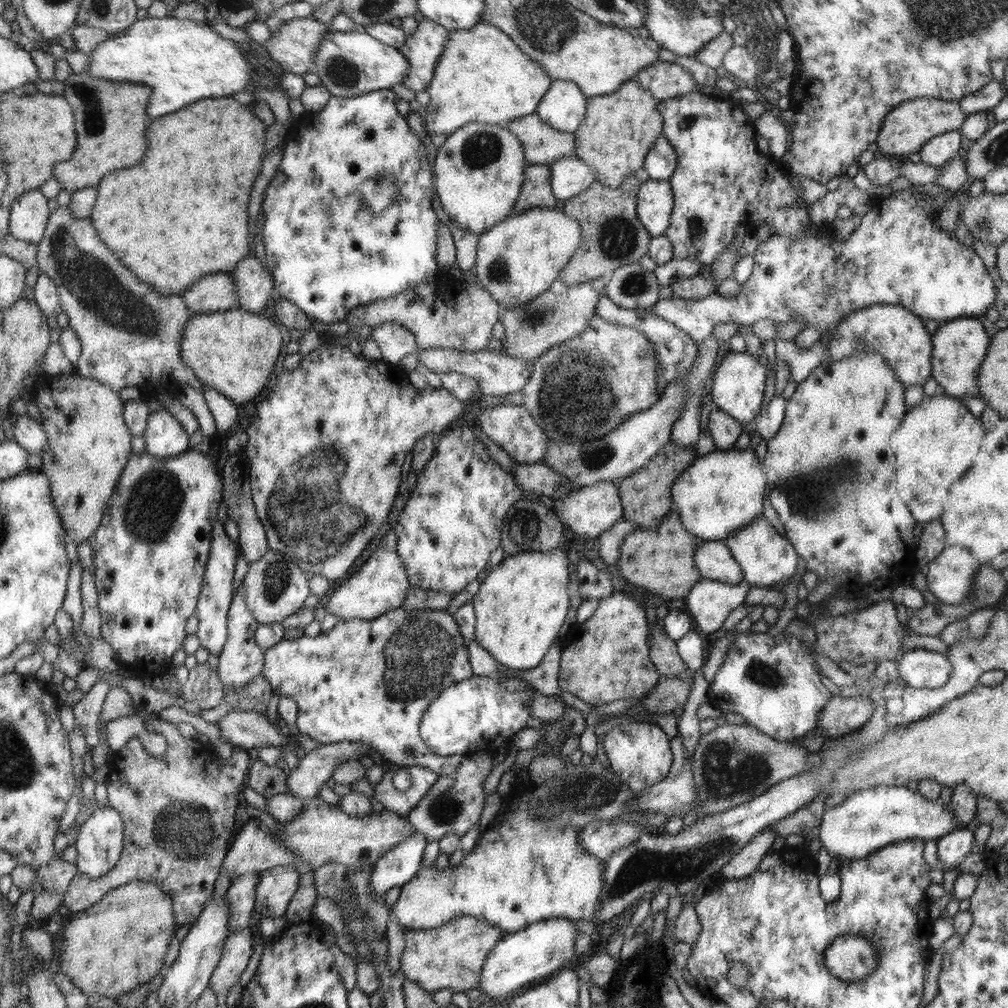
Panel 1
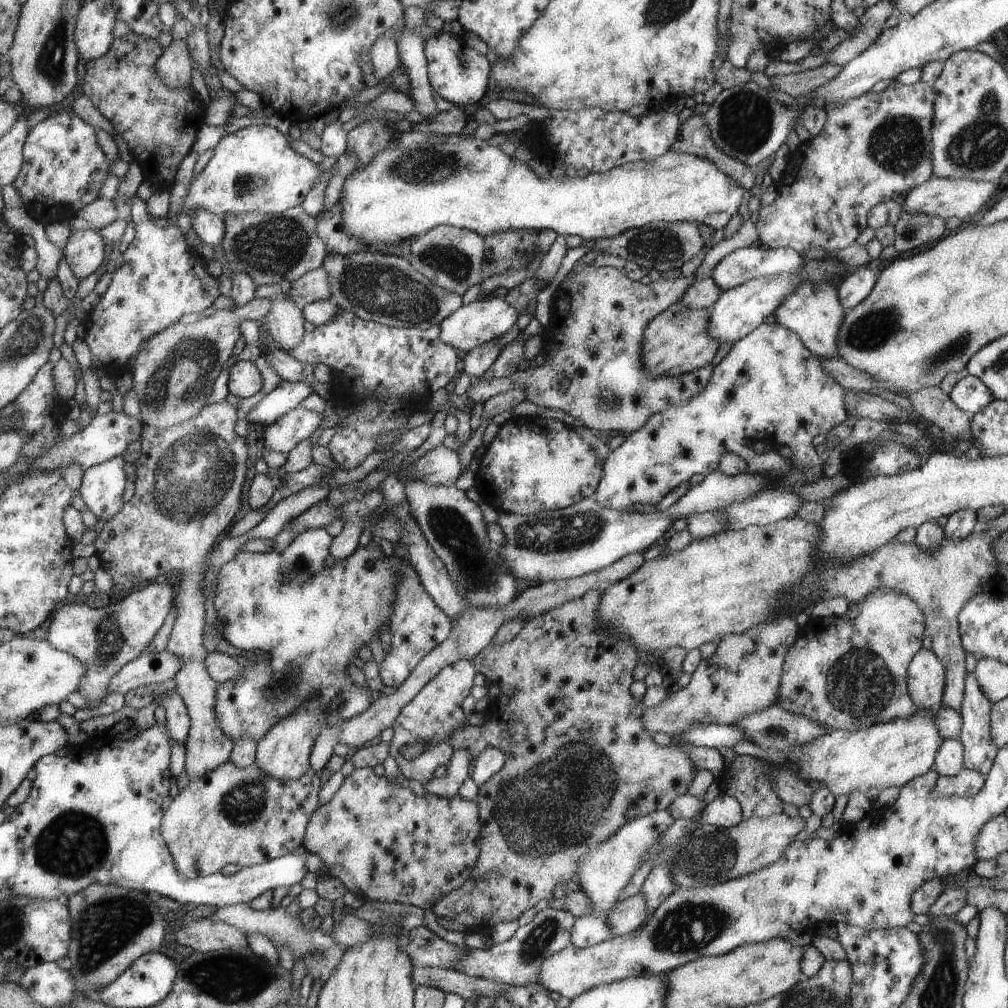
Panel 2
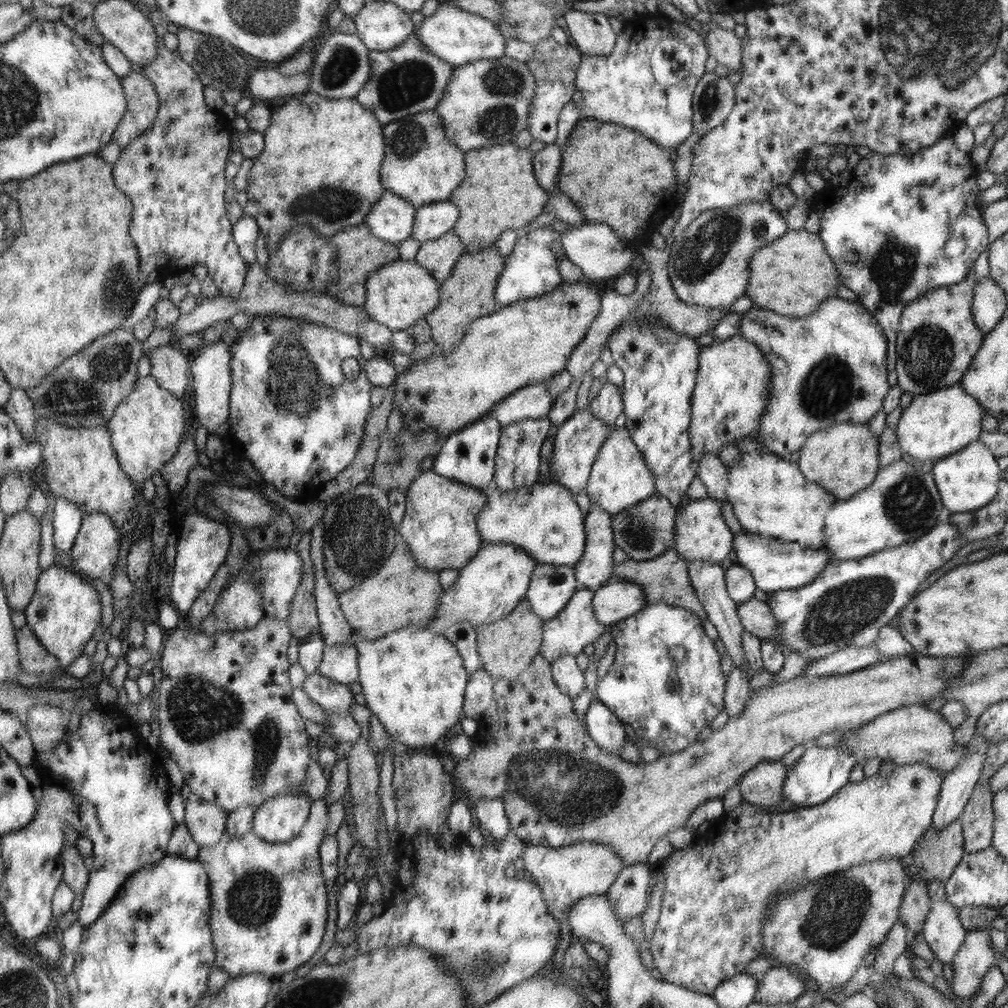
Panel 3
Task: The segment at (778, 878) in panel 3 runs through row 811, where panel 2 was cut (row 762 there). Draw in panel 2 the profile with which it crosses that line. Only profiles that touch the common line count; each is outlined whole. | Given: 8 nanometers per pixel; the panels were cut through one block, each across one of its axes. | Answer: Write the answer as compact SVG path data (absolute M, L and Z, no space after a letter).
M941 704L932 709L917 709L916 714L906 720L897 718L875 724L868 730L829 730L816 737L816 740L800 745L795 752L789 751L782 764L771 764L750 755L736 755L732 762L725 764L720 775L727 779L722 792L740 802L744 819L752 819L782 813L784 801L777 795L774 772L770 772L770 768L790 771L790 774L797 774L800 780L807 783L816 781L820 789L828 788L834 798L850 796L854 791L866 794L870 788L882 791L889 786L904 787L910 780L934 770L937 752L946 739L941 735L936 723L936 709L942 707Z

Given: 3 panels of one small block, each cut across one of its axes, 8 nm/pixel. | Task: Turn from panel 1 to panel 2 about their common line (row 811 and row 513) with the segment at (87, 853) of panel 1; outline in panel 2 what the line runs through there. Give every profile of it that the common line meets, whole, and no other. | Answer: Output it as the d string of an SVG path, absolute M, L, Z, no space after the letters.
M120 456L84 470L84 482L79 488L79 494L84 499L86 510L90 510L98 520L105 520L106 522L112 520L125 506L122 498L127 478L126 472L124 472L124 464L125 460Z

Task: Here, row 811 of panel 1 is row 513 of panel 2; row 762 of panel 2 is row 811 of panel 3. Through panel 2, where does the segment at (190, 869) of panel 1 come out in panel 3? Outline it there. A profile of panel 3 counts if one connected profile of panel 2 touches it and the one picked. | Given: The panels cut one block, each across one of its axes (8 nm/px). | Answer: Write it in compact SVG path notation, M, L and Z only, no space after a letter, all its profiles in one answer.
M191 794L185 802L185 825L198 846L214 846L224 836L228 814L217 803Z

